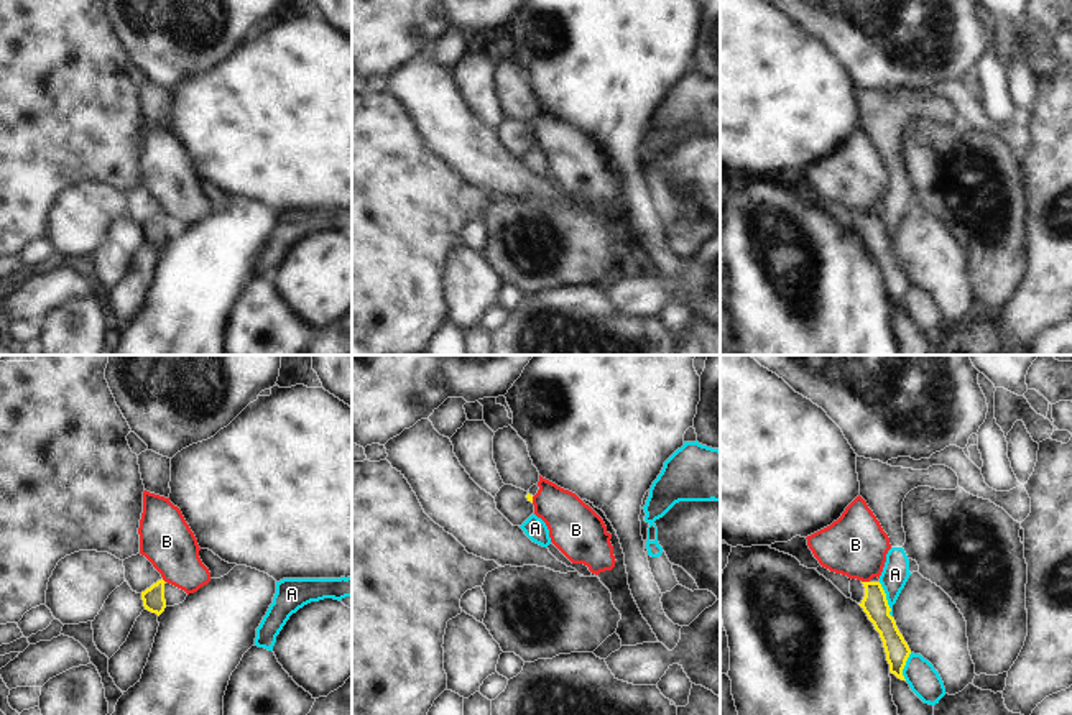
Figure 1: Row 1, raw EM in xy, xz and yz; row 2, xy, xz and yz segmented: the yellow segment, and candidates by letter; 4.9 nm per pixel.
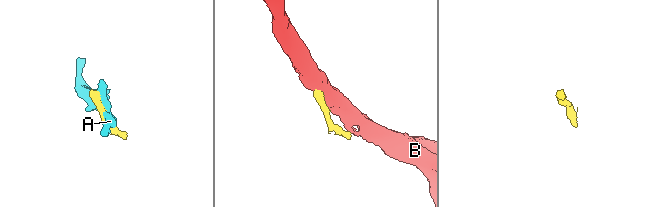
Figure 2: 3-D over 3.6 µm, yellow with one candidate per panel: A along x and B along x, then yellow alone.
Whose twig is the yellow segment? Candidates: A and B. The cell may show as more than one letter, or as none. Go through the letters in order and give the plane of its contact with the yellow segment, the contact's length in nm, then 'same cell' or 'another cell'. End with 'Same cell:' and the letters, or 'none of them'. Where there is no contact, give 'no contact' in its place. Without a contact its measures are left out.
A: yz | 190 nm | another cell
B: yz | 40 nm | another cell
Same cell: none of them

